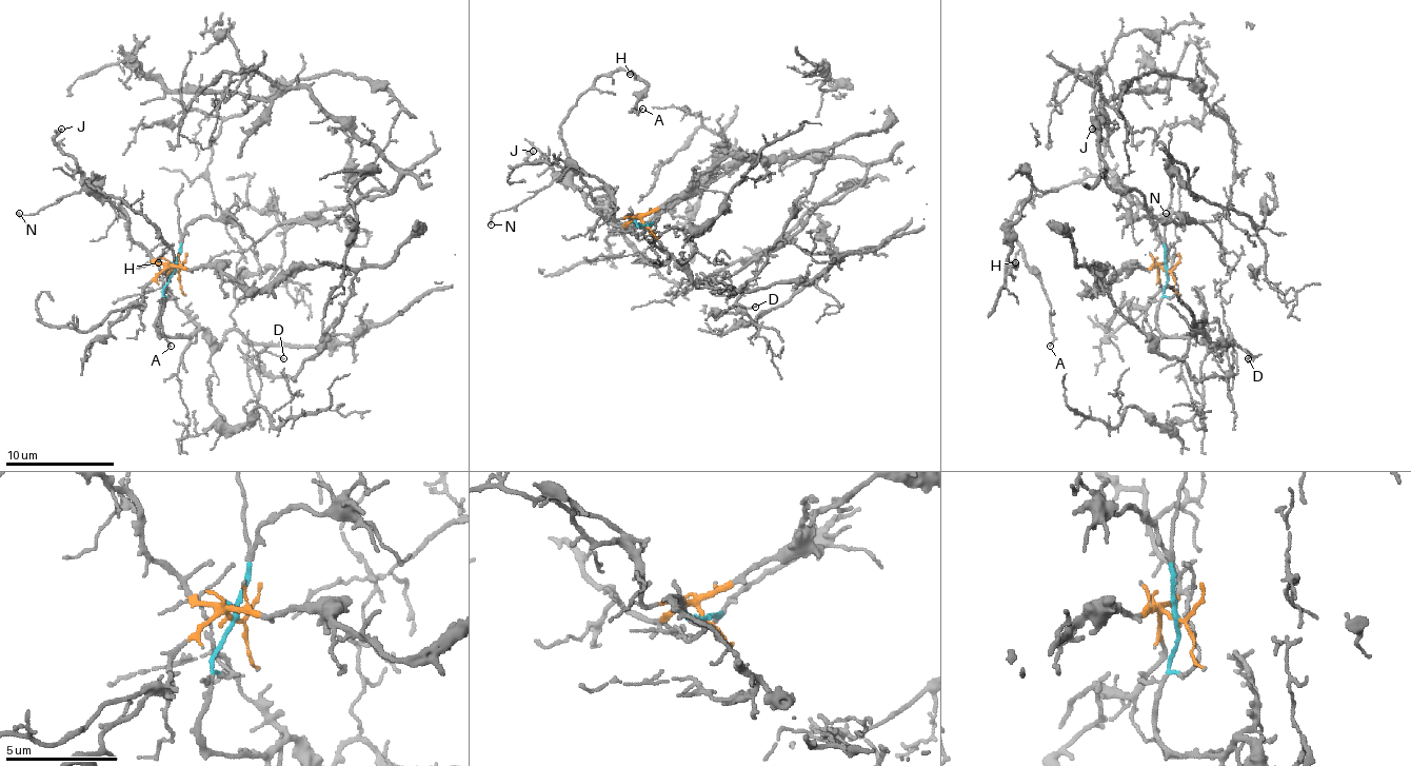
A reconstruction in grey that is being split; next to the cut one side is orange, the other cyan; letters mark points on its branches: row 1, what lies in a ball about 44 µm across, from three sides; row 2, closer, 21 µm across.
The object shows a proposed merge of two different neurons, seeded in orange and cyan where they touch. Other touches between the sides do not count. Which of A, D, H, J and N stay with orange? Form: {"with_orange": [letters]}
{"with_orange": ["A", "H", "J", "N"]}

